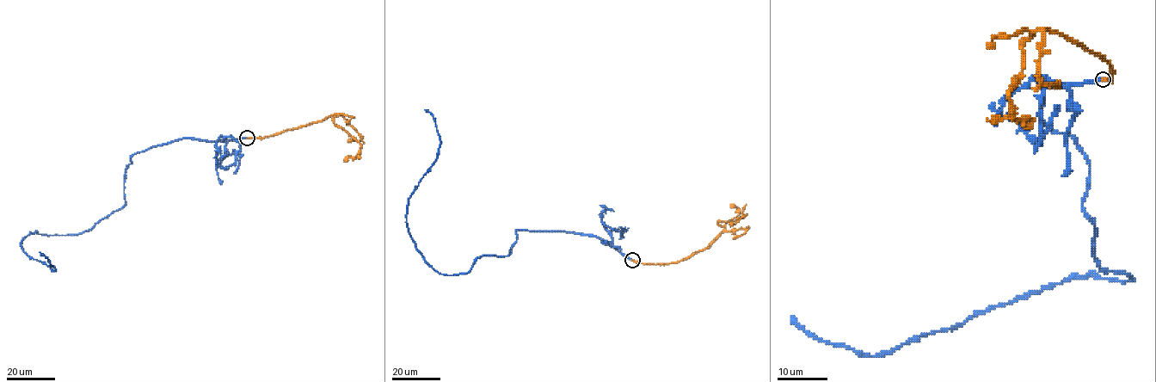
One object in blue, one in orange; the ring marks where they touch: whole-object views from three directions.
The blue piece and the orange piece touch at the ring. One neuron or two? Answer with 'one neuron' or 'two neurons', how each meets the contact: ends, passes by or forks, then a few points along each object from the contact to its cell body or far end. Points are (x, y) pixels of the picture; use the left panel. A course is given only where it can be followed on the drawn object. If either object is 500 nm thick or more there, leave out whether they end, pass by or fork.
one neuron; blue runs (247, 138), (180, 138), (135, 152), (123, 206), (81, 233), (24, 237), (22, 249), (53, 271), (39, 252); orange runs (247, 138), (272, 136), (338, 113), (333, 118), (334, 122), (360, 144), (359, 152), (344, 162)

